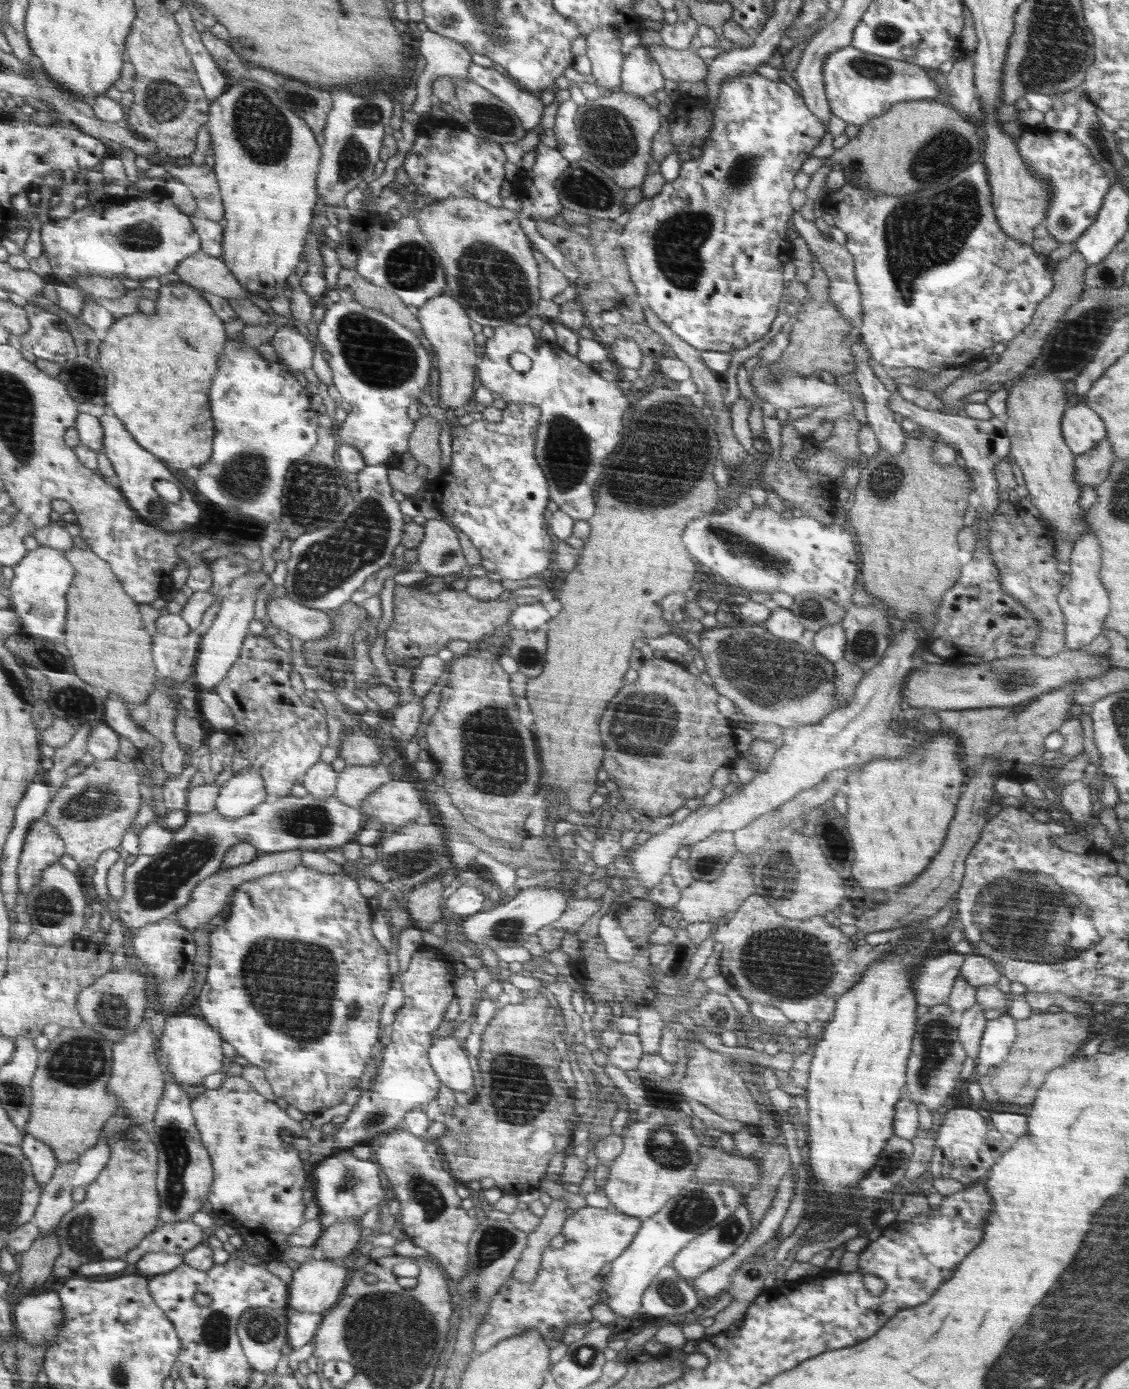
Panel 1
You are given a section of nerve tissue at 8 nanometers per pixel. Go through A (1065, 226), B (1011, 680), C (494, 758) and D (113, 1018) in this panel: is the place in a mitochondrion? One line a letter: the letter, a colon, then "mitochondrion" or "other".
A: mitochondrion
B: mitochondrion
C: mitochondrion
D: mitochondrion

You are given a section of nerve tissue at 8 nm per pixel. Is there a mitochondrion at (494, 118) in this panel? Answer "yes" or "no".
yes

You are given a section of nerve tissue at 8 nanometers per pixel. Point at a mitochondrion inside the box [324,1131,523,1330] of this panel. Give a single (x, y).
(495, 1241)

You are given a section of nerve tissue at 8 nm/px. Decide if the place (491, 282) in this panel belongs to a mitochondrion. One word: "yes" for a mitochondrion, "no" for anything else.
yes

